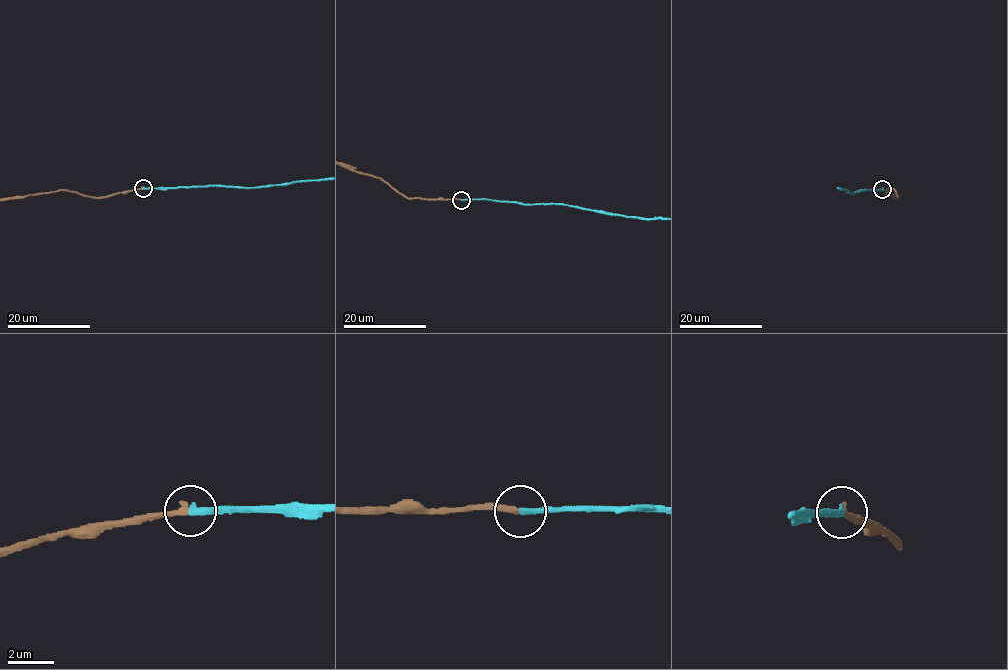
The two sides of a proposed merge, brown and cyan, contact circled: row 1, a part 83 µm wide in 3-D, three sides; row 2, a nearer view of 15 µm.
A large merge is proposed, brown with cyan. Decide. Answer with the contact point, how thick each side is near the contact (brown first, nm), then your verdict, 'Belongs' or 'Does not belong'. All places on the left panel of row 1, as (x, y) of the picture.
Place: (143, 188). Thickness 280 nm (brown) against 300 nm. Belongs

